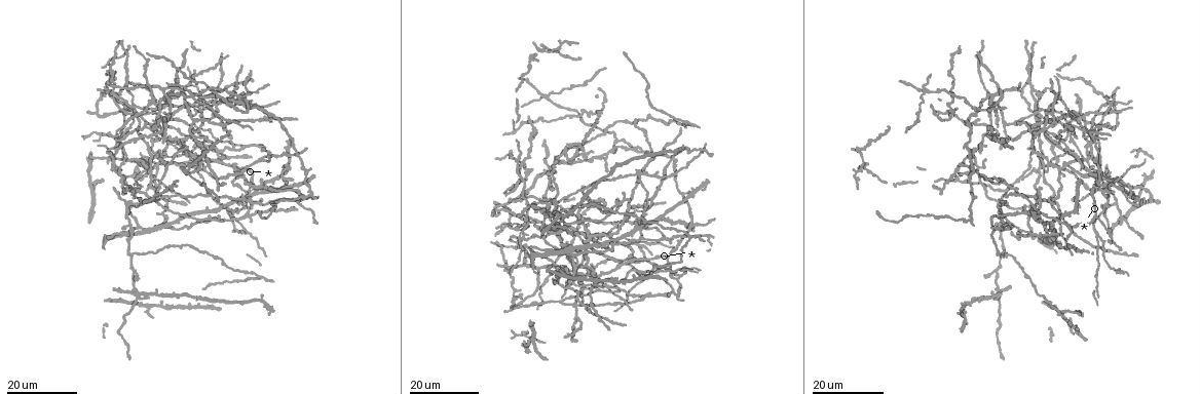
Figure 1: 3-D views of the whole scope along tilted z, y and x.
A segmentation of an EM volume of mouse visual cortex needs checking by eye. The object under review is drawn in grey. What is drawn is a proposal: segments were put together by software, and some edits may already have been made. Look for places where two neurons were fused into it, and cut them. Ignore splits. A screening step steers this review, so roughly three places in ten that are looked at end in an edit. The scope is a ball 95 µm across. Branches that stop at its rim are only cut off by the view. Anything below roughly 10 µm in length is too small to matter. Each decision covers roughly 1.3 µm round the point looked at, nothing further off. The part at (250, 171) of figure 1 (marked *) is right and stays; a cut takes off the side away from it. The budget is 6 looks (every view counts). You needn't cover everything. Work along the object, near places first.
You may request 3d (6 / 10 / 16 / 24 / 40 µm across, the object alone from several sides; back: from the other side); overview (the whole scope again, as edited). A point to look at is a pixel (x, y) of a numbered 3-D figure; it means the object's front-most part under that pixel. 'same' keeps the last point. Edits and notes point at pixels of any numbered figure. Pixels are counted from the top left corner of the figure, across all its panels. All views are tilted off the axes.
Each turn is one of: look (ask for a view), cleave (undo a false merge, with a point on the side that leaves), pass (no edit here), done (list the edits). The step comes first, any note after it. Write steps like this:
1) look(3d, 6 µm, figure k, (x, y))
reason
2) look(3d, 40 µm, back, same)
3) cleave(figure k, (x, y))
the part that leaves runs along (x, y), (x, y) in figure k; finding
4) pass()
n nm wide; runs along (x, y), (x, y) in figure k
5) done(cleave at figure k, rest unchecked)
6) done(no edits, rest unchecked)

look(3d, 16 µm, figure 1, (1079, 117))
four-way junction

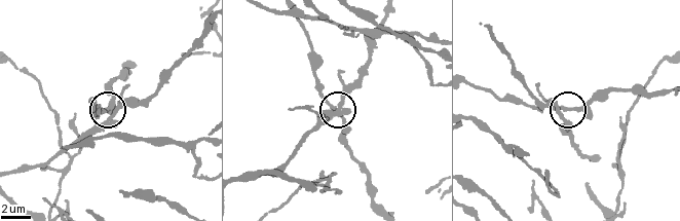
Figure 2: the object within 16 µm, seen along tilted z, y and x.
look(3d, 6 µm, figure 2, (110, 116))

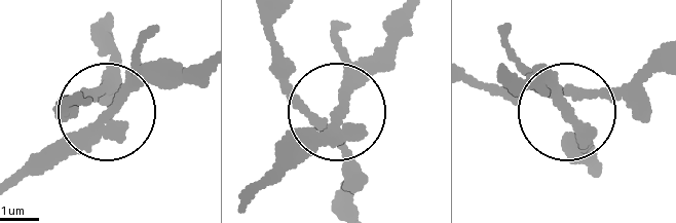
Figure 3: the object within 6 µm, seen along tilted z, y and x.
pass()
4 arms; runs along (259, 191), (321, 145), (400, 21) in figure 3; one neuron here

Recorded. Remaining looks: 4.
look(3d, 16 µm, figure 1, (217, 108))
arms part here

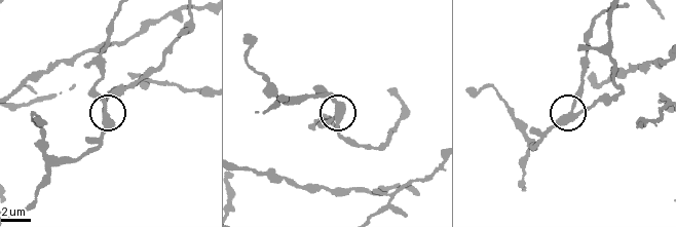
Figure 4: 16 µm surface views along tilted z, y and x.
look(3d, 6 µm, figure 4, (105, 108))
zoom in

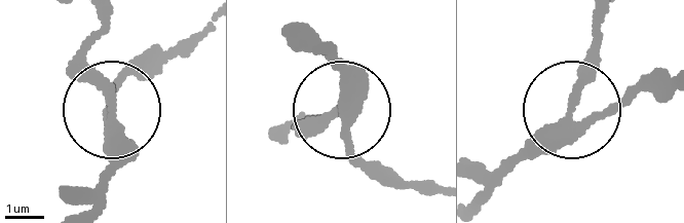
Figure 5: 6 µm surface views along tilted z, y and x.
pass()
3 arms; all the same neuron

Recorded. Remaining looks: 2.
look(3d, 16 µm, figure 1, (952, 94))
three arms meet

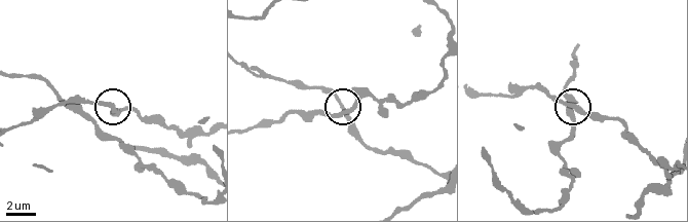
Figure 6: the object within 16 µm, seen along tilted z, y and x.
look(3d, 10 µm, figure 6, (578, 110))

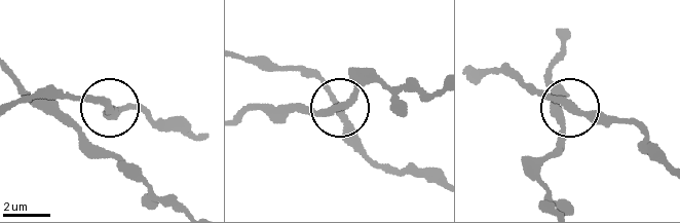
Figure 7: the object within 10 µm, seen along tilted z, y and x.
pass()
runs along (664, 161), (629, 123), (571, 112), (561, 115), (552, 107) in figure 7; continuous, no second neuron

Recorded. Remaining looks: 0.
done(no edits, rest unchecked)

